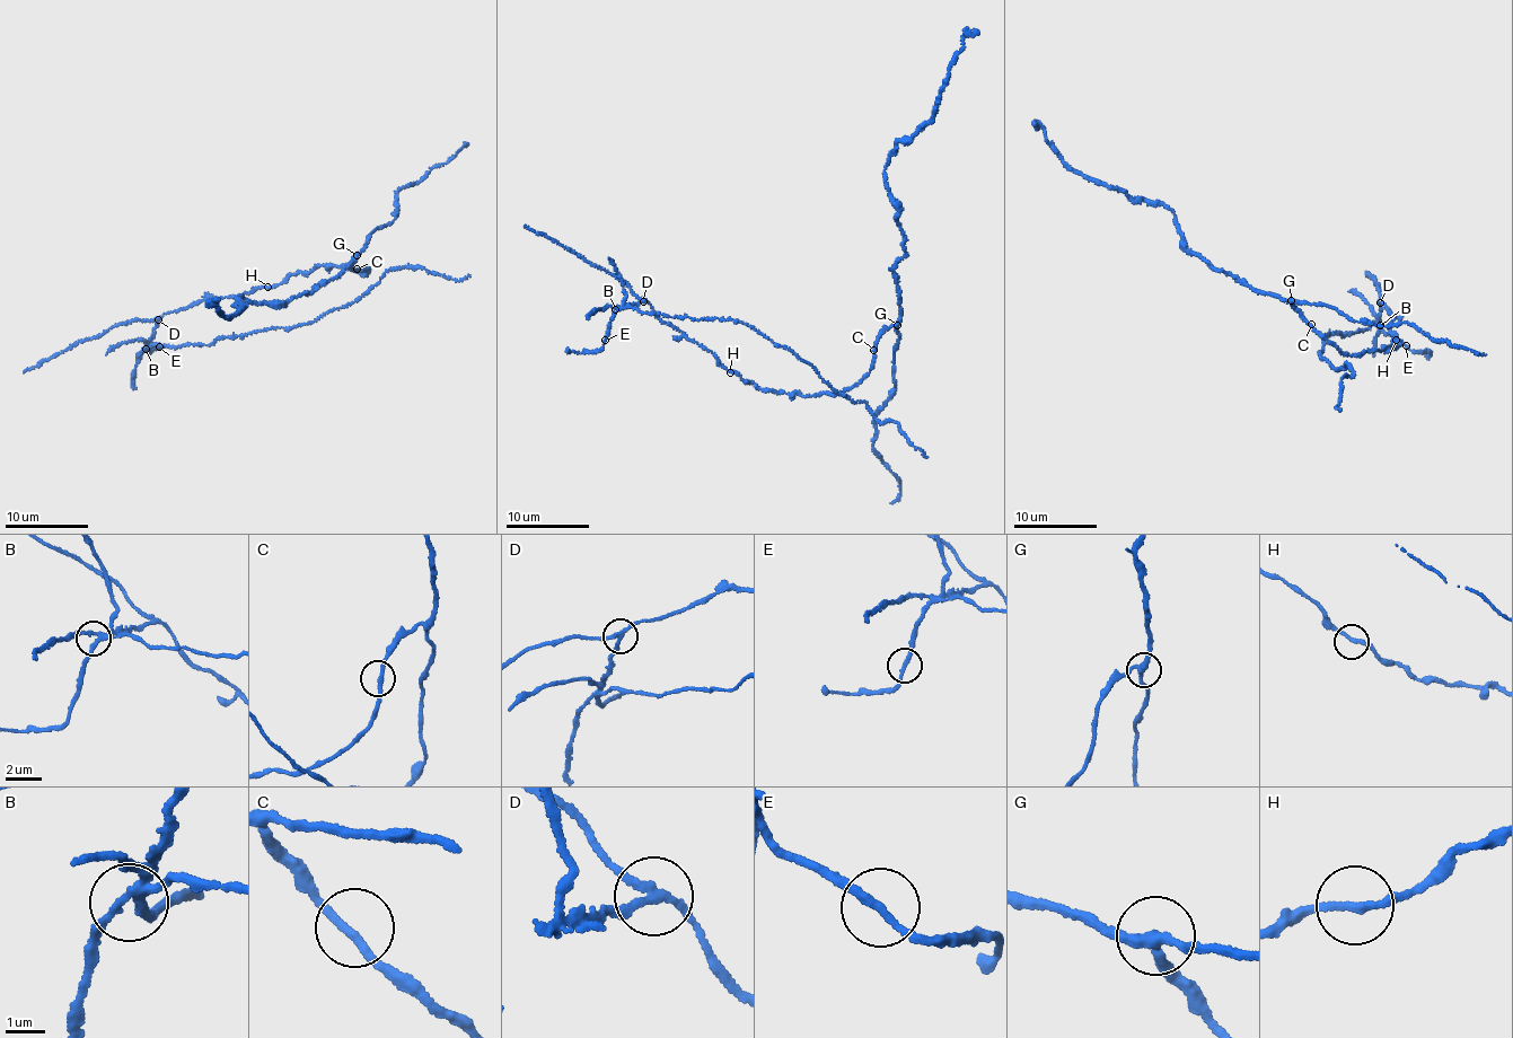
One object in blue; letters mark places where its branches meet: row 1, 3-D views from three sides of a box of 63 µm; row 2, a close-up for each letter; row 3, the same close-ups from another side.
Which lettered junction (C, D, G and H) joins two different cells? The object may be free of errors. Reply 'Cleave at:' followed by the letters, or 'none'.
Cleave at: D

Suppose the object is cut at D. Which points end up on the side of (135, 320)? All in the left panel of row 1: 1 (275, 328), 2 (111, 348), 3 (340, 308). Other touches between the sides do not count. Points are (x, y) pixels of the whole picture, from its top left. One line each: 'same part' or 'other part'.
1: other part
2: other part
3: other part

